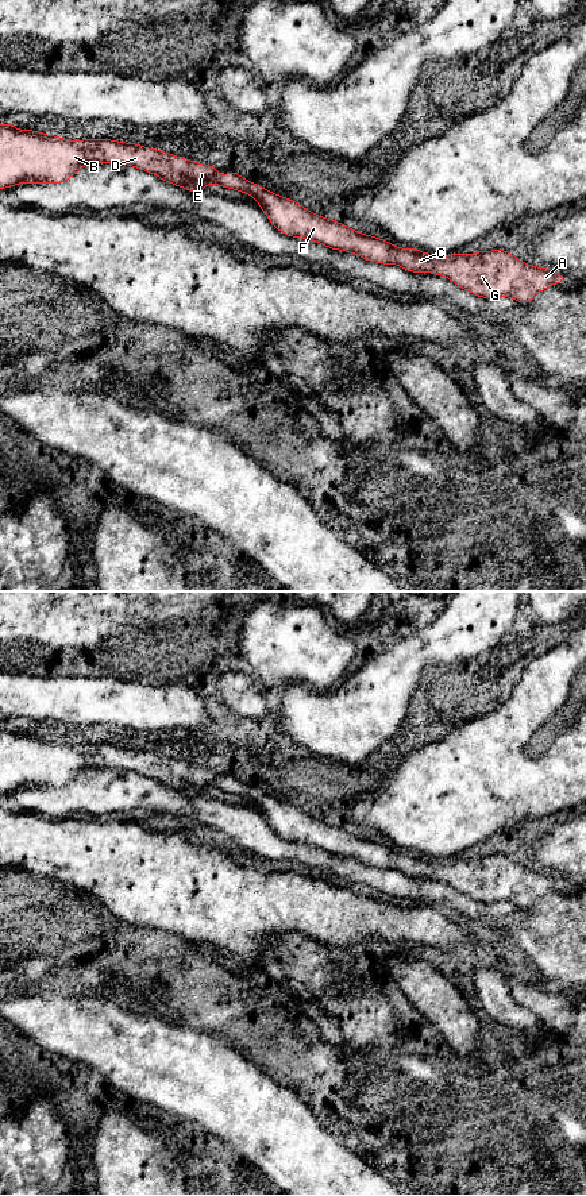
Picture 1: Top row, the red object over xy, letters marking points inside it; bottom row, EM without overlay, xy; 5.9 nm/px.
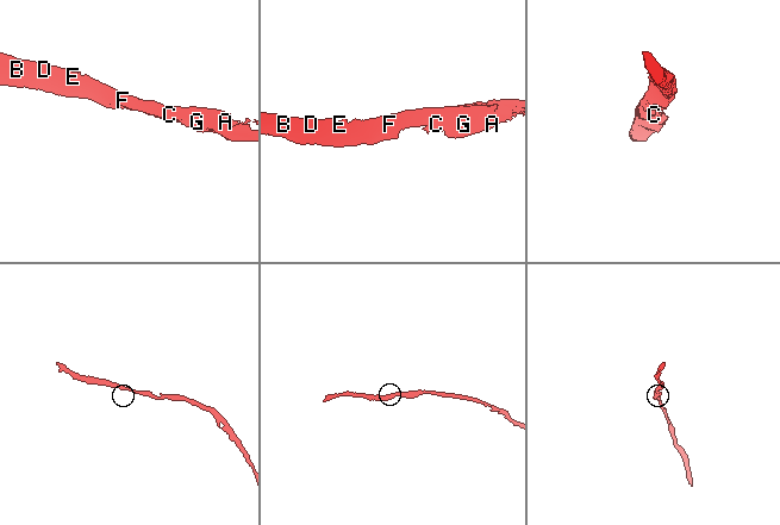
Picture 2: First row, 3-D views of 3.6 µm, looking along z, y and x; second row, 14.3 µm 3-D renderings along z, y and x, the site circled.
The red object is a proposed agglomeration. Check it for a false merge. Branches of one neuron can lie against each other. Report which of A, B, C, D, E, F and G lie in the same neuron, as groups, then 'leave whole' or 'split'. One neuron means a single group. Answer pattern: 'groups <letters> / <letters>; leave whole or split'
groups A B C D E F G; leave whole

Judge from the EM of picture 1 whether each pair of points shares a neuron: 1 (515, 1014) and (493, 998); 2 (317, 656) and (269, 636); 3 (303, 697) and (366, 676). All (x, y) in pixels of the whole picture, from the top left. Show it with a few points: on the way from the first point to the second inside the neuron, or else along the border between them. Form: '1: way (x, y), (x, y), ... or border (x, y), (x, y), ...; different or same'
1: way (509, 1013), (498, 1003); same
2: way (305, 649), (281, 640); same
3: way (319, 699), (342, 699), (353, 689); same

